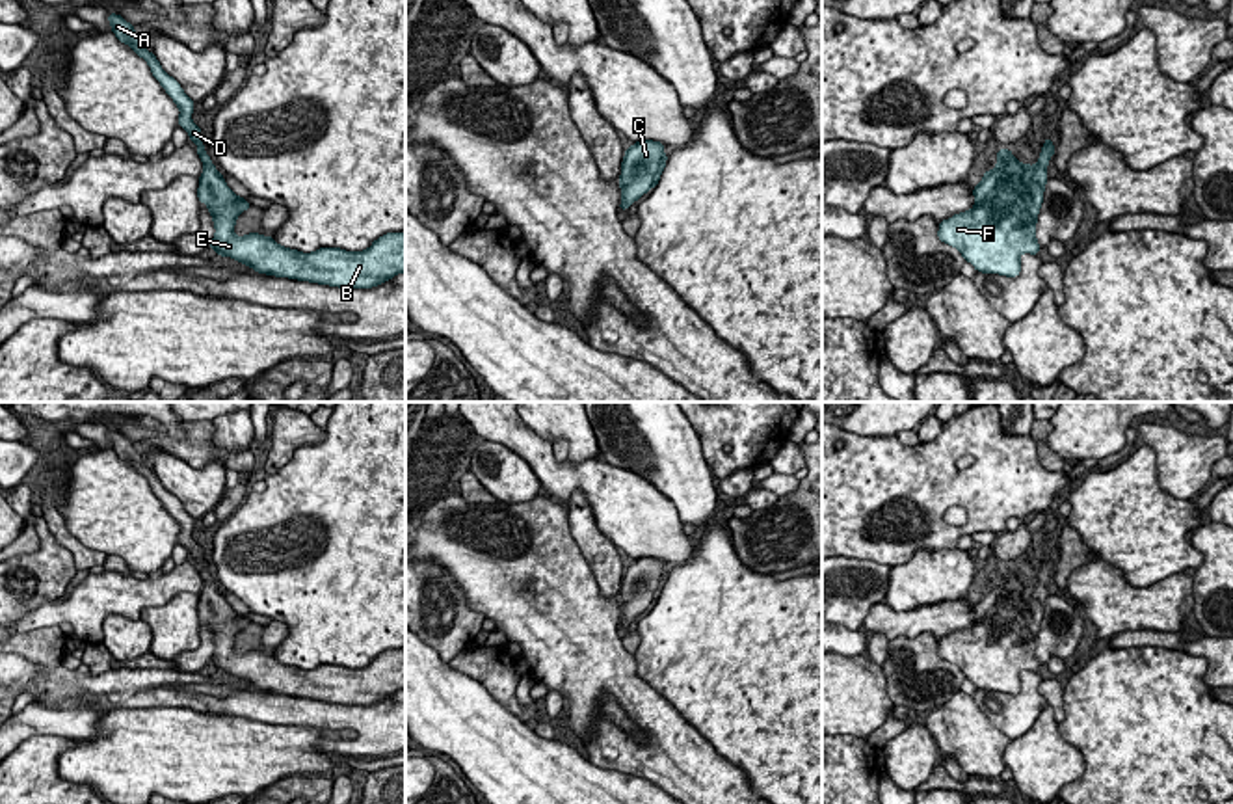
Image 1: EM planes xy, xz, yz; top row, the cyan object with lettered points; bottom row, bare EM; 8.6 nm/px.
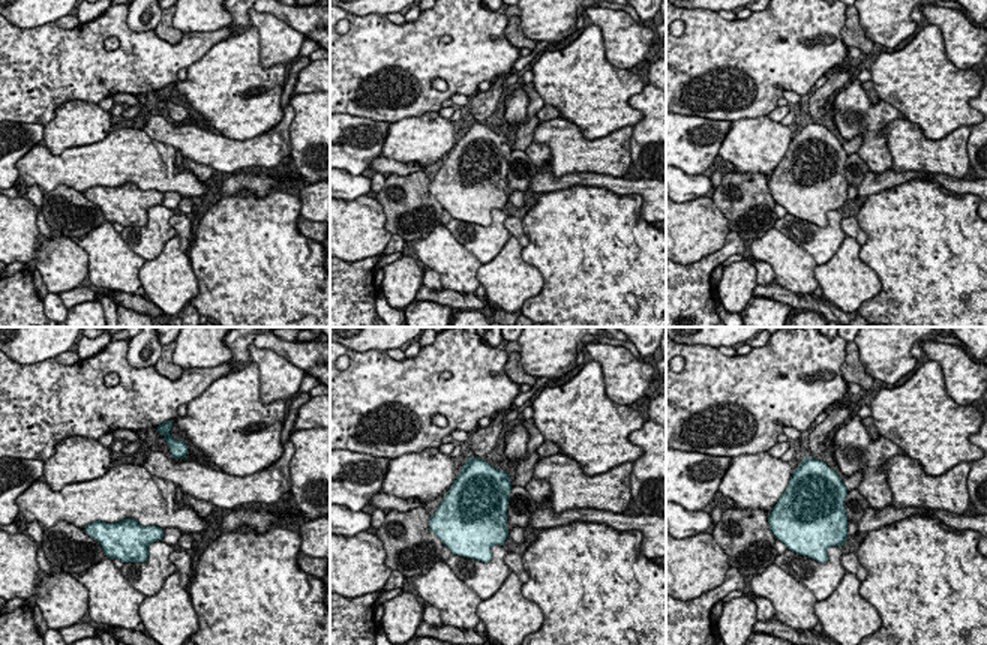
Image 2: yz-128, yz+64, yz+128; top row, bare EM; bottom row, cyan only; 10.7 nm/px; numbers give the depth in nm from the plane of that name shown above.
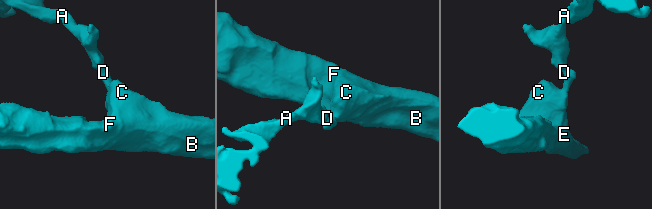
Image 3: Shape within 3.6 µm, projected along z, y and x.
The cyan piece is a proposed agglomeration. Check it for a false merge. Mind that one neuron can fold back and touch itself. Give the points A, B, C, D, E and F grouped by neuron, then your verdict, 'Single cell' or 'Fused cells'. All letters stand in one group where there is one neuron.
Groups: A B C D E F. Single cell

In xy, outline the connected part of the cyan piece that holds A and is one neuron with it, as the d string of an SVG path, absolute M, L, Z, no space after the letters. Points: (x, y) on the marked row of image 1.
M110 13L108 20L115 37L132 47L143 58L152 76L160 82L166 93L179 106L179 127L199 147L197 154L205 166L199 177L197 197L212 214L216 234L208 248L218 251L218 257L231 257L253 268L259 274L329 285L338 288L372 288L405 272L405 233L387 233L372 242L365 251L346 251L340 248L320 248L312 253L279 246L273 236L249 233L238 236L232 229L236 218L251 208L238 197L216 169L201 143L201 128L192 121L193 100L184 93L180 84L169 76L154 52L149 52L134 26L121 15Z

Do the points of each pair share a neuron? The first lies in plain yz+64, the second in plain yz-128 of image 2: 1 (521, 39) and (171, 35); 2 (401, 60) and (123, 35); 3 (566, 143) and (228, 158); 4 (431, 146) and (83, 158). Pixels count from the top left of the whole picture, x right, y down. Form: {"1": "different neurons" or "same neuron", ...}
{"1": "same neuron", "2": "same neuron", "3": "same neuron", "4": "different neurons"}

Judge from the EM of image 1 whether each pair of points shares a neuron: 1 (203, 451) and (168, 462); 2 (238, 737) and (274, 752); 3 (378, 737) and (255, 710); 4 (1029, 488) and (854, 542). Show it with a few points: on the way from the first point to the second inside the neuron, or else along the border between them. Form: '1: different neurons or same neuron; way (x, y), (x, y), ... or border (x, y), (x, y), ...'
1: different neurons; border (151, 453), (172, 453), (194, 468), (222, 464)
2: same neuron; way (248, 747), (253, 752), (265, 752)
3: same neuron; way (348, 717), (285, 710)
4: same neuron; way (981, 488), (910, 488), (884, 499)

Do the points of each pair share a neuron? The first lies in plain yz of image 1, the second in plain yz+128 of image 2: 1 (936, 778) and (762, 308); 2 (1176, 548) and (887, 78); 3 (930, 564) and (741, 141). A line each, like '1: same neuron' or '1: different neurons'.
1: different neurons
2: same neuron
3: same neuron

